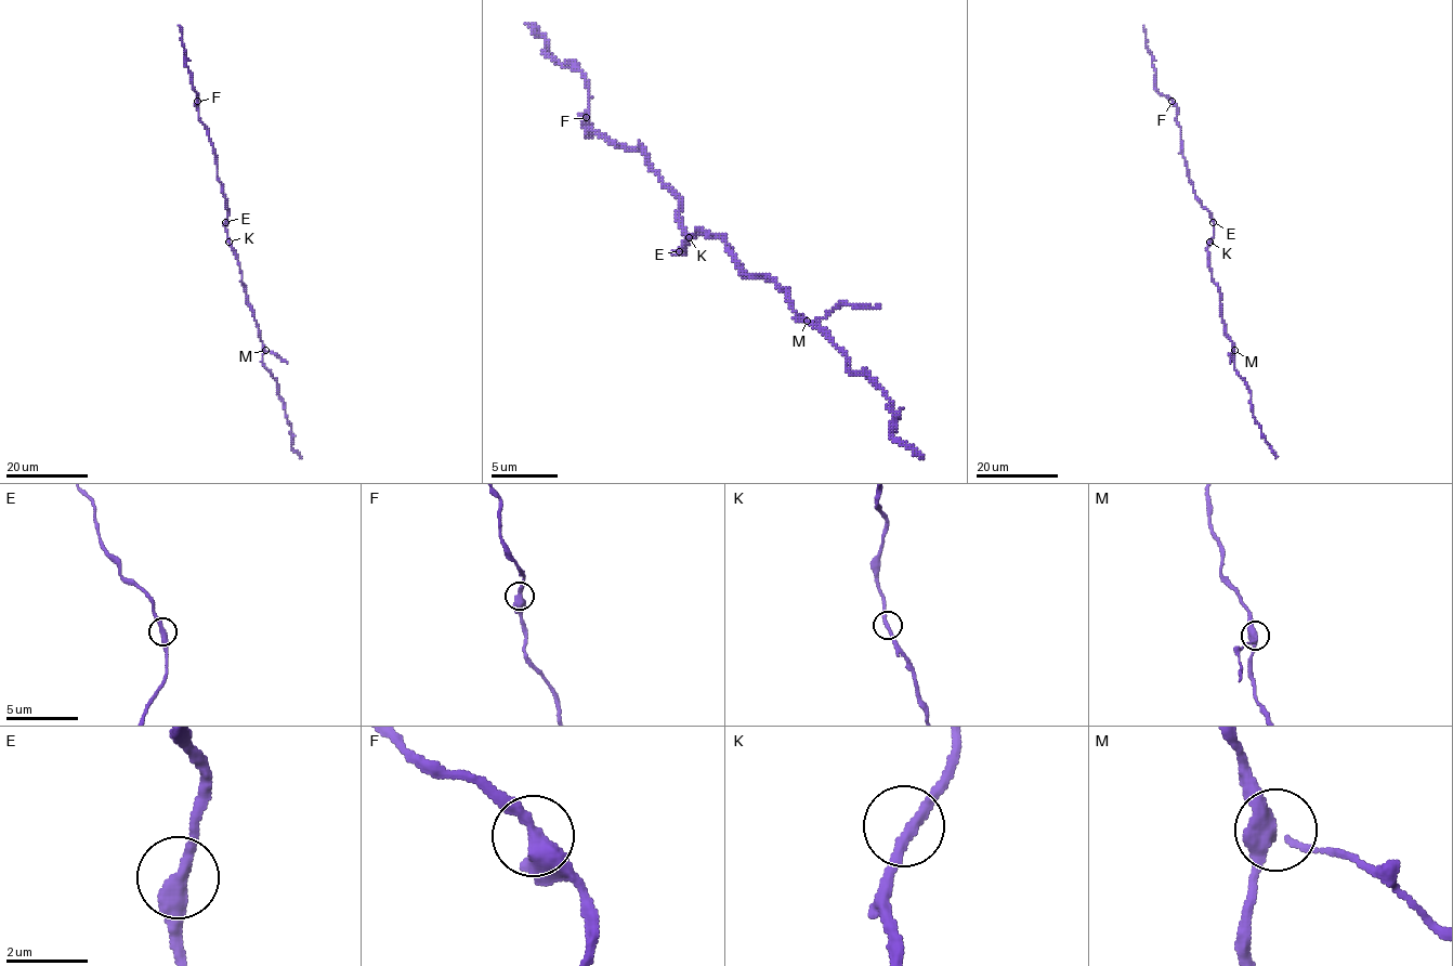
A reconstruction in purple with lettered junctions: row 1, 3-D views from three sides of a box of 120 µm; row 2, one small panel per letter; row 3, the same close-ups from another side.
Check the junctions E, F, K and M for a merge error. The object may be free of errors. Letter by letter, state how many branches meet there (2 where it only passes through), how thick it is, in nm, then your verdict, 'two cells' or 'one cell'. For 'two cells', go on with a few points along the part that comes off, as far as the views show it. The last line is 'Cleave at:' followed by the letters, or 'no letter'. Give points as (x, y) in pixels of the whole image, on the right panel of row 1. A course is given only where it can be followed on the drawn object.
E: 2 | 380 nm | one cell
F: 2 | 440 nm | one cell
K: 2 | 240 nm | one cell
M: 3 | 360 nm | two cells | (1234, 350), (1230, 355), (1230, 363)
Cleave at: M

